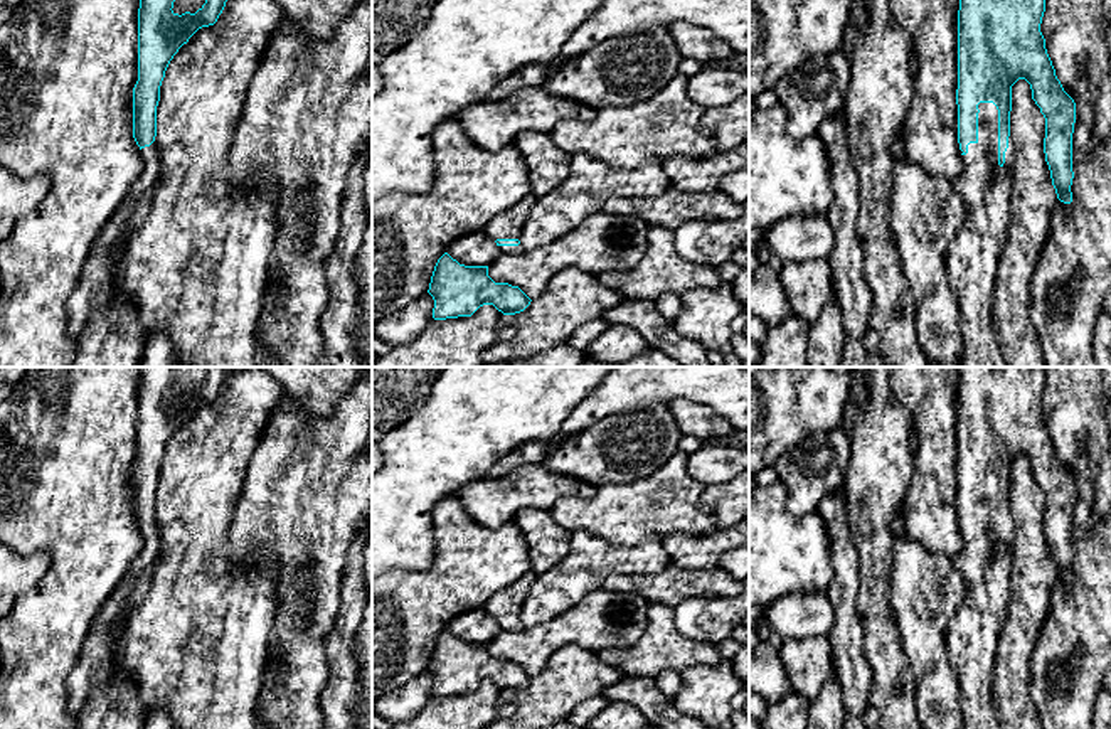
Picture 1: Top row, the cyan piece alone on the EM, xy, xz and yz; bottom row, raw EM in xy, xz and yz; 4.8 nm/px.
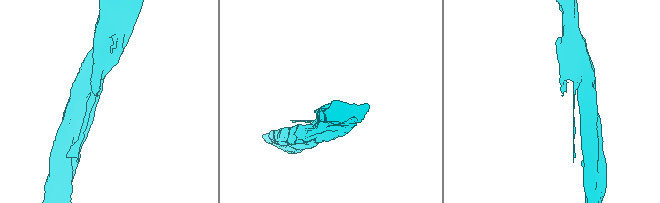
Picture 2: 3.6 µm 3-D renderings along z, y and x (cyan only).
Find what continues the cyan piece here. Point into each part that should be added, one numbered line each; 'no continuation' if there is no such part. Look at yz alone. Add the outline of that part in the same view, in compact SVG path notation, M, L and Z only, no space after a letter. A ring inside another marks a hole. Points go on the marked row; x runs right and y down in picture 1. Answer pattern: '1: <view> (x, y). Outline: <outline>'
1: yz (978, 165). Outline: M993 103L978 104L978 141L968 145L968 153L960 150L963 170L954 182L965 210L978 207L998 165L998 109Z

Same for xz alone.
1: xz (509, 224). Outline: M530 192L520 202L517 202L508 210L498 214L497 217L490 219L488 224L483 227L483 232L497 239L518 239L522 227L529 217L530 207L537 202L537 197Z

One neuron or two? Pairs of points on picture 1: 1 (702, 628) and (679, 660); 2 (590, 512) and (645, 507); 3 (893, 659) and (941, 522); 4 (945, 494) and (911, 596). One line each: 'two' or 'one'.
1: two
2: one
3: two
4: two

